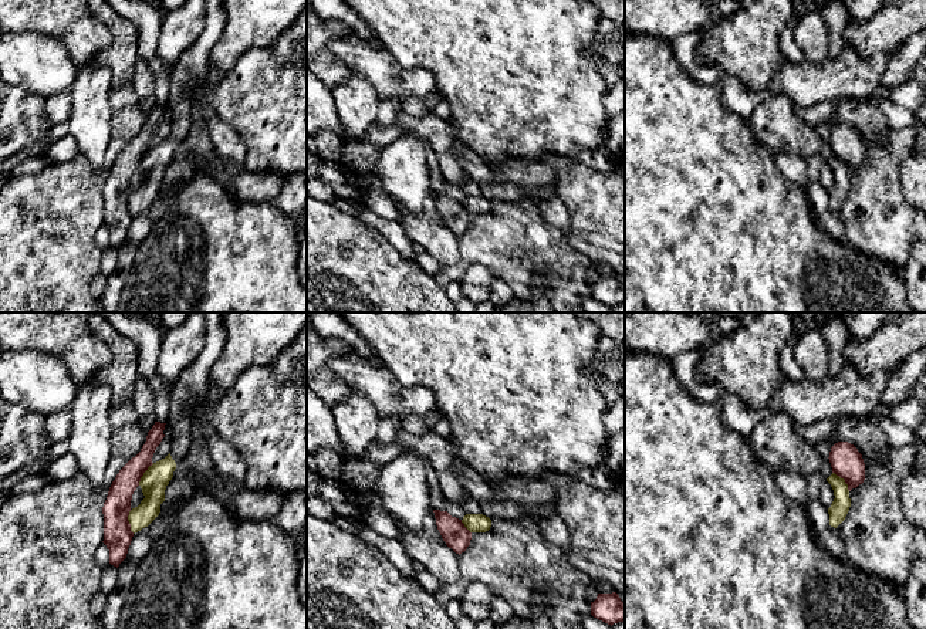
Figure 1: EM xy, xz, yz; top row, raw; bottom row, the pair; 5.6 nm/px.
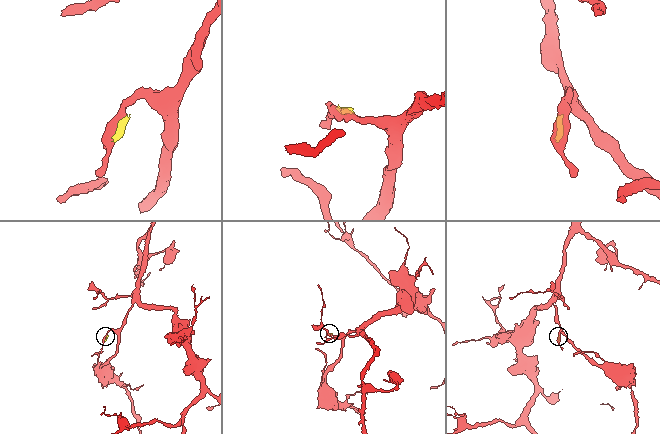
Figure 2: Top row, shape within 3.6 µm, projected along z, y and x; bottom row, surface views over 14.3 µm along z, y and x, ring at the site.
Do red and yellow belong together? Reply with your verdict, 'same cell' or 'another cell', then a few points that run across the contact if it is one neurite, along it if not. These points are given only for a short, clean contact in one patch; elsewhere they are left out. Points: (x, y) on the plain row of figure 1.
another cell; line xy (154, 145), (144, 155), (138, 166)

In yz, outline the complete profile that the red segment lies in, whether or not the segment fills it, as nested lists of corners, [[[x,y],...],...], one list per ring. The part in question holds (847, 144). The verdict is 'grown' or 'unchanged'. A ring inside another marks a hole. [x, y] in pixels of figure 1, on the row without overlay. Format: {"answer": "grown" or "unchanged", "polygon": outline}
{"answer": "unchanged", "polygon": [[[838,124],[831,129],[829,145],[832,155],[848,166],[848,172],[856,170],[865,162],[865,145],[858,131],[848,124]]]}

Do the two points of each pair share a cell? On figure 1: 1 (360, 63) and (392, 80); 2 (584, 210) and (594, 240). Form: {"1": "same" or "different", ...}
{"1": "same", "2": "same"}

